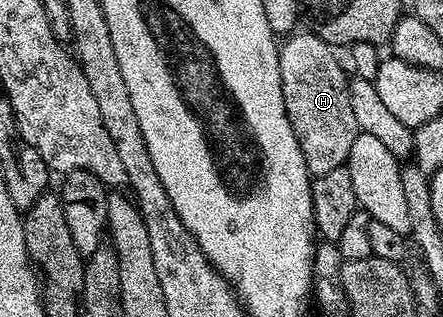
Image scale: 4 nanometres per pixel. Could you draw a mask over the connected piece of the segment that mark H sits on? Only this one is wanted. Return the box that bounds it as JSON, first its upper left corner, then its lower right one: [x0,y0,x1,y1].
[278,31,360,177]

